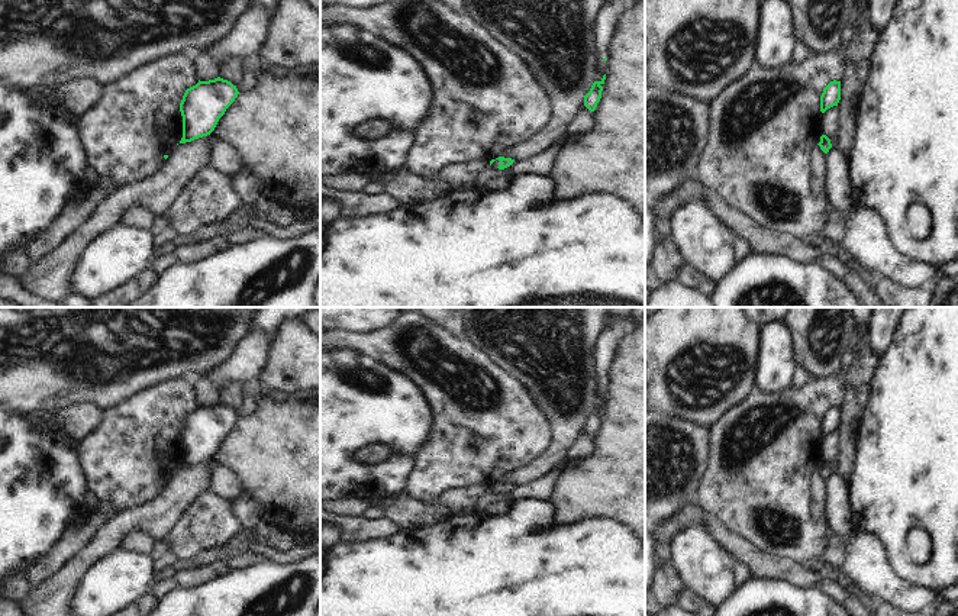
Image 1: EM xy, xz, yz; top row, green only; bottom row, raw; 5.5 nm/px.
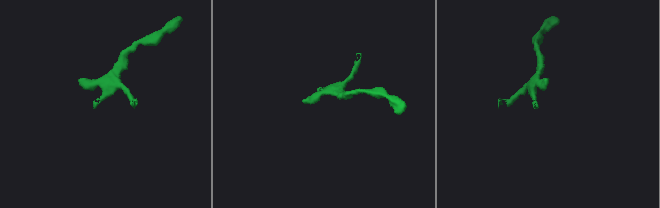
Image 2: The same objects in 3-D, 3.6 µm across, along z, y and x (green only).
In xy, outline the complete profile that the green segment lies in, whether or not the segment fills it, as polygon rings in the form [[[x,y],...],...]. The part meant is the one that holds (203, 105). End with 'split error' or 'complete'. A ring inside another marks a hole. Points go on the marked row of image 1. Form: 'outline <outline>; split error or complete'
outline [[[220,77],[187,88],[180,103],[183,138],[180,143],[210,135],[226,109],[235,101],[236,86]]]; complete

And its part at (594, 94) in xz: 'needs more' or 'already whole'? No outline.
needs more

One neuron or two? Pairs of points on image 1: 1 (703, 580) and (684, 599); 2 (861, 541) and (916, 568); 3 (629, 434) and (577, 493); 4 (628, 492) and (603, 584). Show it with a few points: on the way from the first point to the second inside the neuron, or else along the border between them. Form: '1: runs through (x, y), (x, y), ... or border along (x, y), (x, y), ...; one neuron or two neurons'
1: border along (684, 583), (707, 600); two neurons
2: border along (864, 529), (880, 541), (890, 565), (907, 581); two neurons
3: runs through (622, 448), (592, 479); one neuron
4: border along (587, 516), (609, 516), (629, 528); two neurons

